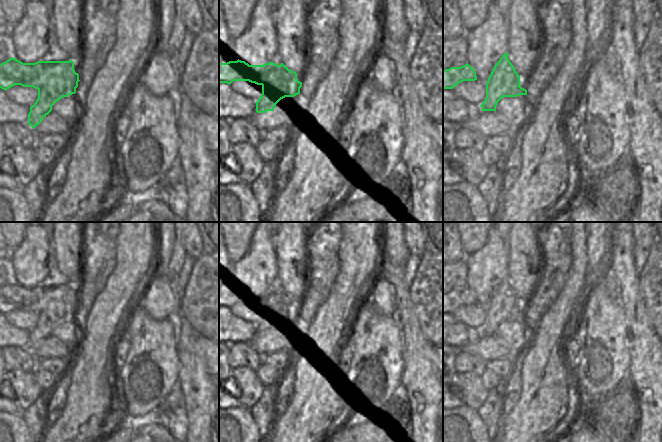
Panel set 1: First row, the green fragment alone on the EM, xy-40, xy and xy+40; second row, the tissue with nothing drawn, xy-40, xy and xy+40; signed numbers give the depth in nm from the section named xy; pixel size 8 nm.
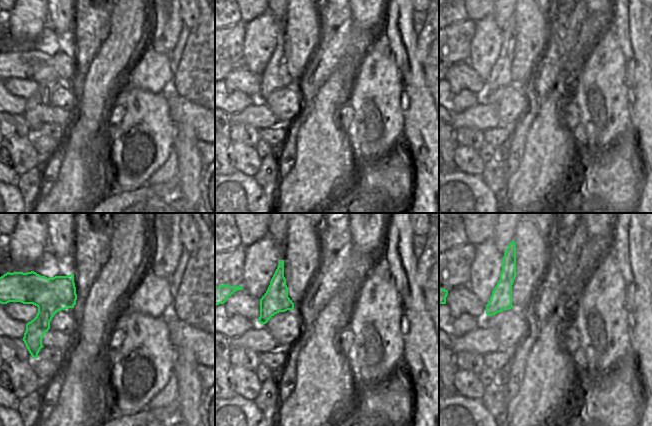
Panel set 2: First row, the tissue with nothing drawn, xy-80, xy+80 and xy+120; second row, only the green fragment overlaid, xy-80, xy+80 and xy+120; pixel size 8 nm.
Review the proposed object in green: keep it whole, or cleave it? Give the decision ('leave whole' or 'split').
split

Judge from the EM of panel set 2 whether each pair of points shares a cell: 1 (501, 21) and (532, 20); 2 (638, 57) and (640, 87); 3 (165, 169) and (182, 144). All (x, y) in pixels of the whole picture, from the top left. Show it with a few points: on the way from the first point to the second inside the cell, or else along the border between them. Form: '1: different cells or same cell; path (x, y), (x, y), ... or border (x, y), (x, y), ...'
1: different cells; border (513, 10), (514, 15)
2: same cell; path (638, 64), (638, 80)
3: different cells; border (173, 146), (177, 157), (177, 174)

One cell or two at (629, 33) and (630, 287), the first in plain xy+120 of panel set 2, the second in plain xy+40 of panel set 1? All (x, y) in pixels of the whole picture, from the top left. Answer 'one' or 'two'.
one

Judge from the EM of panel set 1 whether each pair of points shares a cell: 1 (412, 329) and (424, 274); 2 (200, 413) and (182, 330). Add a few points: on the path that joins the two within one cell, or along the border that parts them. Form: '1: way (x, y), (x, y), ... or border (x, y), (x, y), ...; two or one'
1: border (409, 290), (409, 299), (419, 329), (424, 335); two
2: way (198, 392), (193, 378), (193, 364), (188, 351); one

